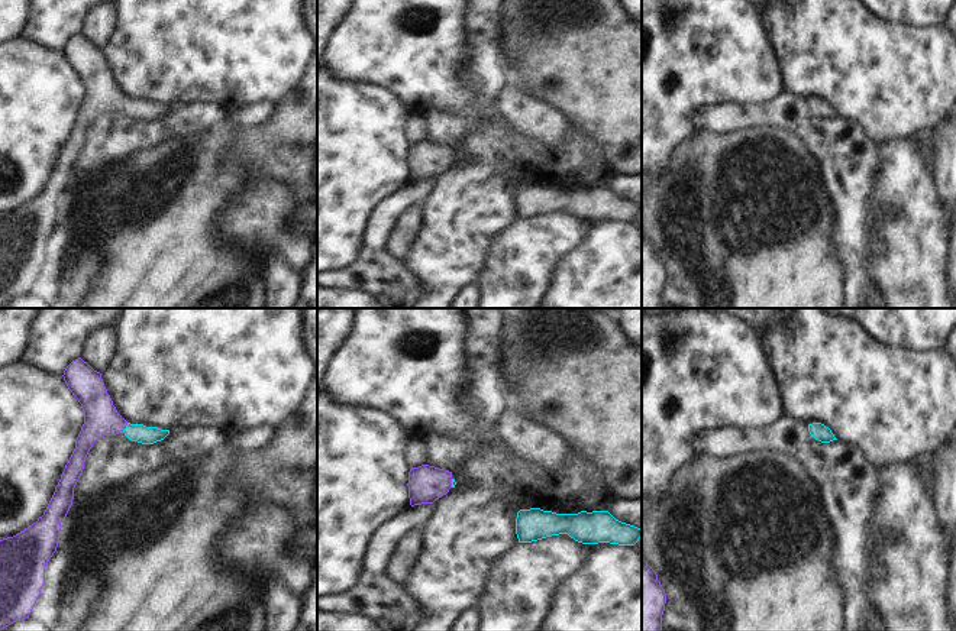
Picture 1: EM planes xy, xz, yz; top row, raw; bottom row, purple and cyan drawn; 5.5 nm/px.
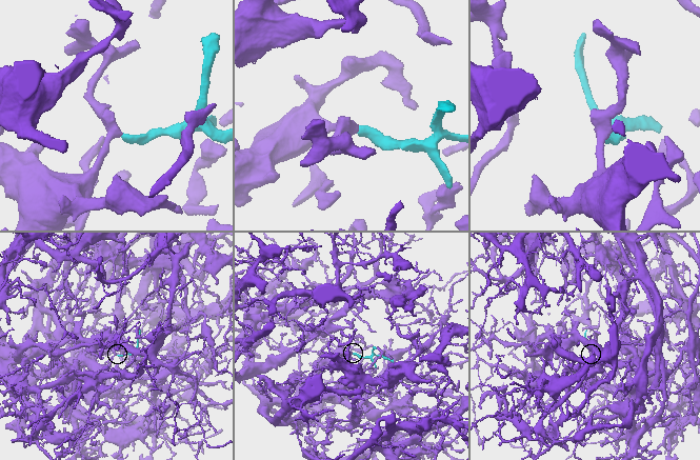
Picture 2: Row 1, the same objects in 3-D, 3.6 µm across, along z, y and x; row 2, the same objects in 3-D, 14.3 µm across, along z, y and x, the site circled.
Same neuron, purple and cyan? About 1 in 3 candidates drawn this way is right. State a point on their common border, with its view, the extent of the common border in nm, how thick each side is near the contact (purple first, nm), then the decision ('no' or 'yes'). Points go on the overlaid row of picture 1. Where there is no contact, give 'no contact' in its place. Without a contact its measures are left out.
xy (125, 427) | 60 nm | 190/100 nm | yes

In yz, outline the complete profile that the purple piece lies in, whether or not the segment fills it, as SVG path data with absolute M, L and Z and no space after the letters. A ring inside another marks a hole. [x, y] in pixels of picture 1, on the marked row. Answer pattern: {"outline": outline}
{"outline": "M642 559L642 631L662 631L666 593L656 572Z"}

